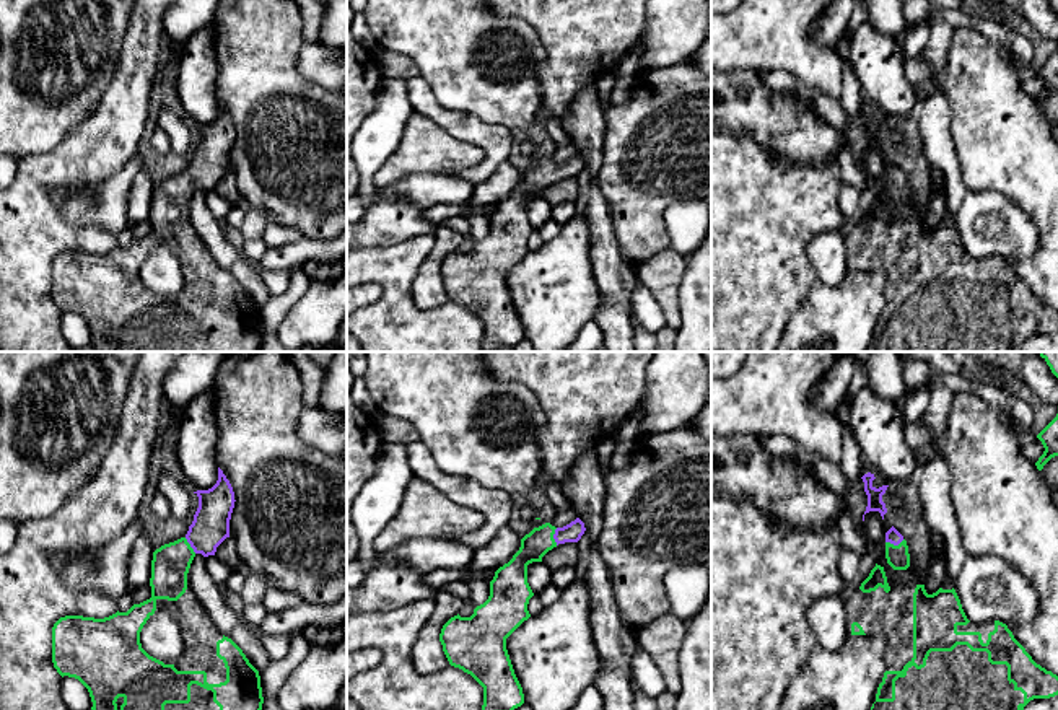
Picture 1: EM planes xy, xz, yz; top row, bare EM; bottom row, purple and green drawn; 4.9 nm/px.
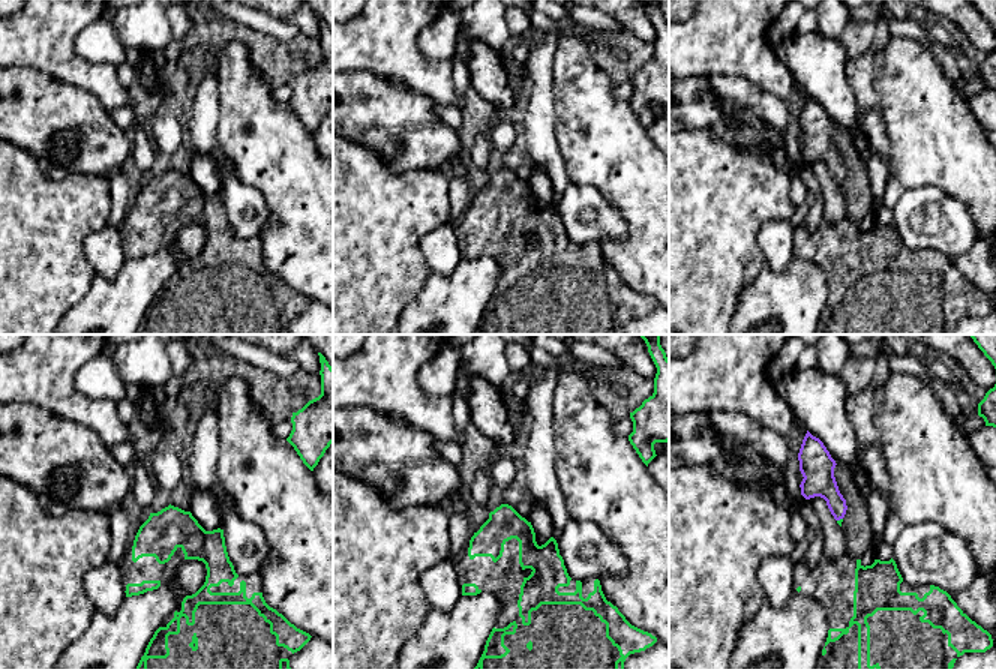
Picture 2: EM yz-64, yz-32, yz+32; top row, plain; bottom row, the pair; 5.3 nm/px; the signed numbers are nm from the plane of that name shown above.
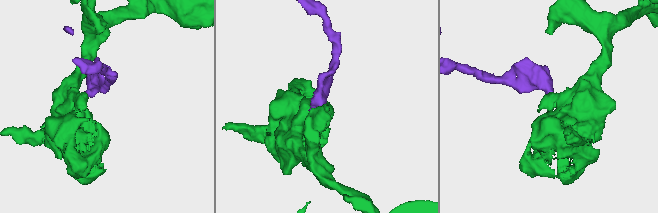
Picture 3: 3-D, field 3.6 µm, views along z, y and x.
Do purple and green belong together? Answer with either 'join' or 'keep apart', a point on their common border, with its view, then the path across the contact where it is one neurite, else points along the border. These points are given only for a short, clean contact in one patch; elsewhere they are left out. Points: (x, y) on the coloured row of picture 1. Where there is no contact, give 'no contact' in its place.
join | yz (894, 544) | across yz (892, 536), (894, 544), (897, 557)

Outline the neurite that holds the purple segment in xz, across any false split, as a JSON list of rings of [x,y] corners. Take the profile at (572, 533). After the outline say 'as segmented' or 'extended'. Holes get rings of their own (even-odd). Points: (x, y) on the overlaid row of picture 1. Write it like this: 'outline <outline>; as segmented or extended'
outline [[[576,518],[563,528],[545,523],[521,539],[513,559],[495,572],[488,599],[470,617],[459,614],[441,629],[439,642],[451,666],[470,674],[483,687],[482,710],[514,710],[524,703],[506,638],[531,617],[527,565],[565,542],[578,542],[584,523]]]; extended

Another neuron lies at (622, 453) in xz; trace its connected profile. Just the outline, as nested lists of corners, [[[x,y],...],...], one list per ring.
[[[636,440],[617,441],[617,446],[615,446],[614,454],[610,458],[612,469],[625,467],[630,462],[635,446],[636,446]]]

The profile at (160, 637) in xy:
[[[156,609],[140,632],[142,648],[164,664],[176,664],[184,651],[184,640],[174,616]]]

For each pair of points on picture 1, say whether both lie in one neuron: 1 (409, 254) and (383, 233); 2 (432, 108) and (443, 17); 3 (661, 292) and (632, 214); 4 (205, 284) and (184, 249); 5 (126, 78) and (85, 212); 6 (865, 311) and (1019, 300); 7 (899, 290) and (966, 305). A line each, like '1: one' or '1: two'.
1: two
2: two
3: two
4: one
5: two
6: two
7: one

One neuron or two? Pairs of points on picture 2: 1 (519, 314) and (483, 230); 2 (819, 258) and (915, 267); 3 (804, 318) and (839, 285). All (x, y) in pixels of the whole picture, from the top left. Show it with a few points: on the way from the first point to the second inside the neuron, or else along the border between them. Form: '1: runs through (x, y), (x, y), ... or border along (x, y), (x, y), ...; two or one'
1: runs through (519, 293), (519, 266), (504, 251); one
2: runs through (843, 258), (854, 258), (861, 266), (891, 267); one
3: border along (827, 273), (828, 293); two

